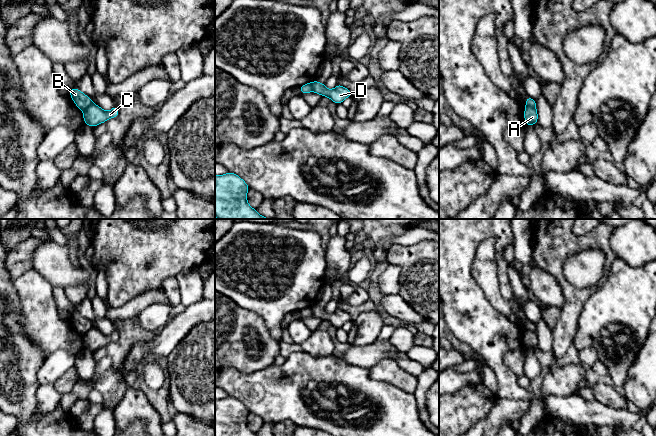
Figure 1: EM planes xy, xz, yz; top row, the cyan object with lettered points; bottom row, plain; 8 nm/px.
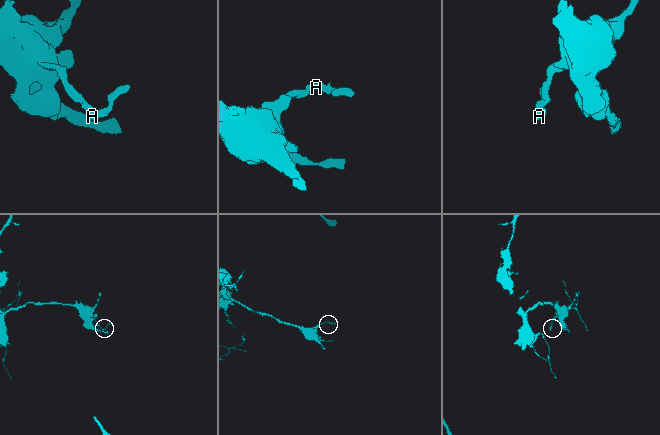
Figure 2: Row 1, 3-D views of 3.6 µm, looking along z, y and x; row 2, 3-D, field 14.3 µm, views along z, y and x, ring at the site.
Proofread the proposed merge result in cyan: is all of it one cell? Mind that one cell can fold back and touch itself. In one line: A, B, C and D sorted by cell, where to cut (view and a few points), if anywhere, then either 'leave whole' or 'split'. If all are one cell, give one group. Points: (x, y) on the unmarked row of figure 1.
groups A C D / B; cut xy (92, 327), (83, 336); split

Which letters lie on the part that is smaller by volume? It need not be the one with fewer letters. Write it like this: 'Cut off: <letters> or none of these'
Cut off: A, C, D

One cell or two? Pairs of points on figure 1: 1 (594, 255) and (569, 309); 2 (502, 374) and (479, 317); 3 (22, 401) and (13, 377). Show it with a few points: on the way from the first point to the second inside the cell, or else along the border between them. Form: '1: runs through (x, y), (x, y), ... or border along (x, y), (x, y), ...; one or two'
1: border along (562, 271), (578, 287), (592, 286), (601, 280); two
2: runs through (494, 360), (491, 350), (486, 345), (486, 331); one
3: runs through (16, 395), (13, 391), (13, 383); one

